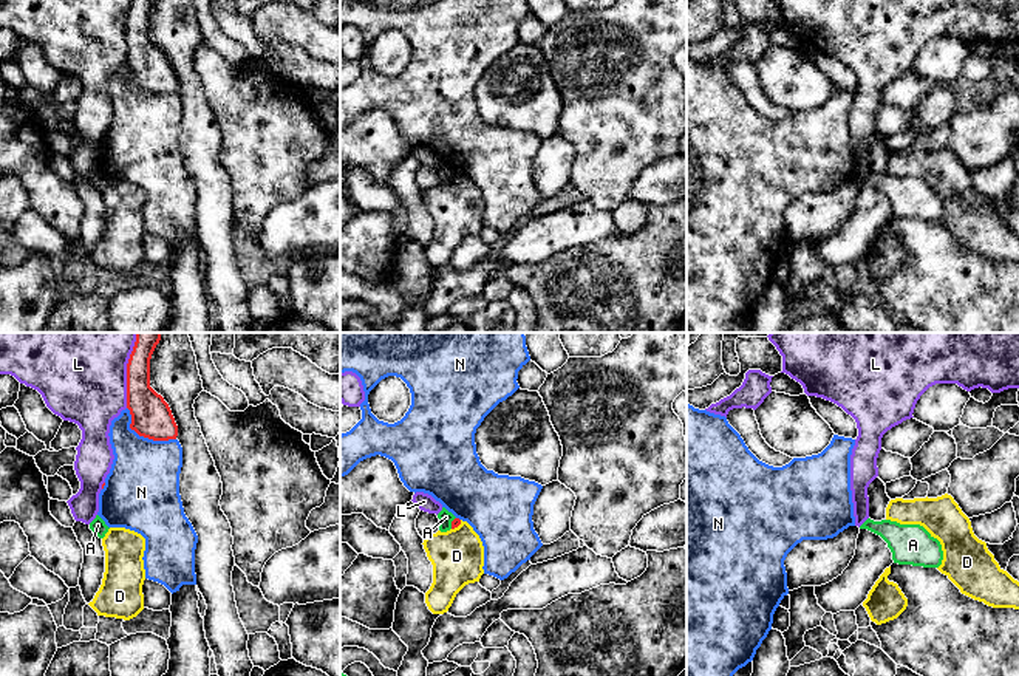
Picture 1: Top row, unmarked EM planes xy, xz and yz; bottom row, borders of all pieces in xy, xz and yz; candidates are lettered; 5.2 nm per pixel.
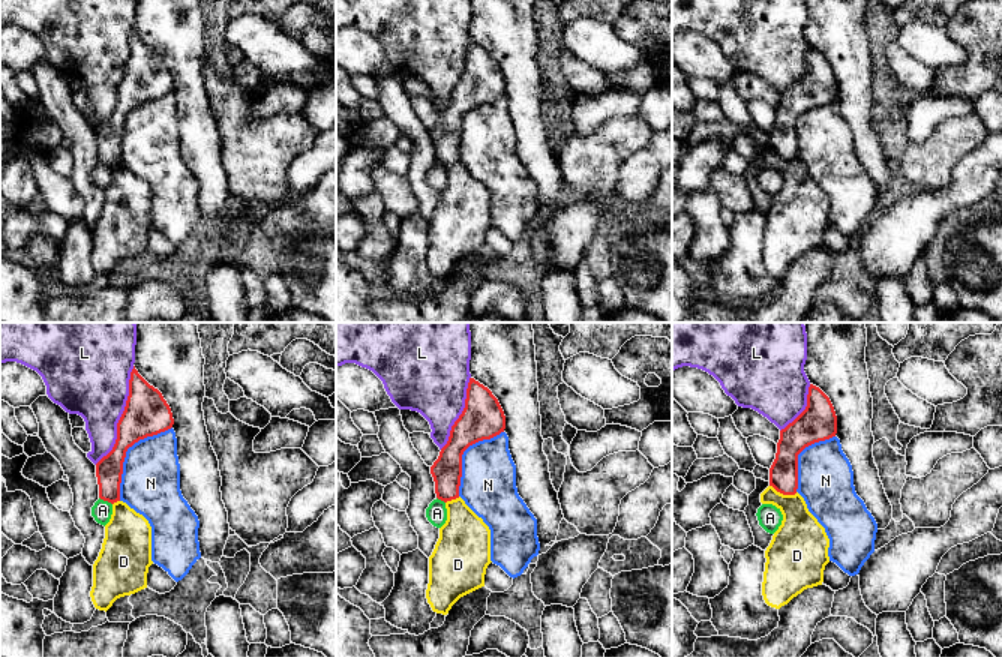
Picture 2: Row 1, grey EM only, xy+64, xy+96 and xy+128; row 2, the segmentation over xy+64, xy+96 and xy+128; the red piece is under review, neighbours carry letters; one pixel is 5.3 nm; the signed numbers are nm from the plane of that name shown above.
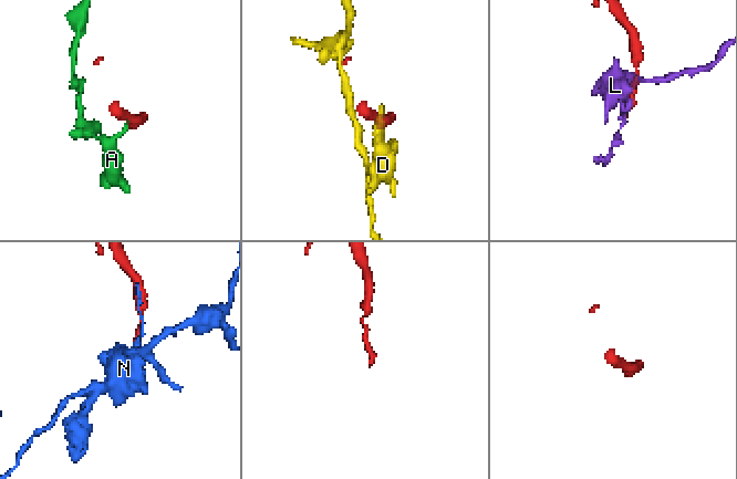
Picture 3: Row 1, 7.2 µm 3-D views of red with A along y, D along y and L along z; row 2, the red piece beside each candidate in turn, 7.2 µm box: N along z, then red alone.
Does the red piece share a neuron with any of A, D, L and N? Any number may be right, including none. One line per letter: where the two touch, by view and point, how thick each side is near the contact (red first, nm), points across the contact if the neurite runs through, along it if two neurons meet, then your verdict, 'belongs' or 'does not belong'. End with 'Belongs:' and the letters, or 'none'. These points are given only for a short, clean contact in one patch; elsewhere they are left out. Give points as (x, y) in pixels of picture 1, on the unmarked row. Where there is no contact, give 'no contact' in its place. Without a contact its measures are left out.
A: contact xz (452, 177); calibres 50 and 70 nm; border xz (455, 170), (450, 181); does not belong
D: contact xz (456, 180); calibres 50 and 280 nm; border xz (461, 174), (452, 183); does not belong
L: contact xy (127, 31); calibres 220 and 420 nm; does not belong
N: contact xy (143, 88); calibres 220 and 360 nm; does not belong
Belongs: none

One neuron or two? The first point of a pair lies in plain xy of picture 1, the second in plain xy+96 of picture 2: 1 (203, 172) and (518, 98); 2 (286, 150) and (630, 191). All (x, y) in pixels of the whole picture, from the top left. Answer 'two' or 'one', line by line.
1: one
2: two

